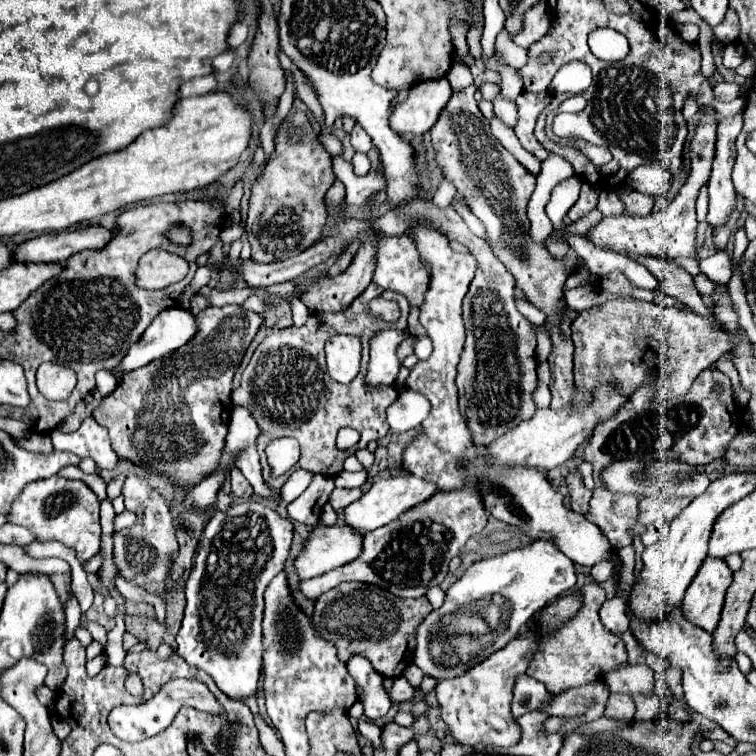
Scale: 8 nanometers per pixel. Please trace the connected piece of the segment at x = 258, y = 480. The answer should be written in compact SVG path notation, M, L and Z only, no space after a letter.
M256 448L244 450L244 452L236 458L234 464L236 464L236 468L242 470L242 474L246 476L246 480L252 484L256 496L260 496L260 498L270 498L270 500L280 496L280 492L274 490L272 486L268 486L268 482L264 480L264 476L262 476L262 466L260 466Z

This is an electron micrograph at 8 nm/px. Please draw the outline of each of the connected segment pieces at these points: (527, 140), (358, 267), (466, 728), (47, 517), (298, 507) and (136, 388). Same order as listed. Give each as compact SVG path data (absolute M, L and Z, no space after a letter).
M521 92L515 102L518 104L518 126L514 128L520 144L534 154L540 162L548 158L548 152L538 144L534 138L534 124L536 124L538 114L544 110L551 102L548 92L531 93Z
M372 234L372 236L368 238L368 242L362 244L362 248L358 250L358 254L354 256L352 264L348 266L348 270L346 270L344 274L340 274L340 276L336 276L336 278L330 278L330 276L320 278L320 280L316 280L306 292L300 294L300 300L308 306L310 312L332 312L332 314L344 312L344 310L366 290L366 286L370 284L372 274L374 274L374 264L376 264L376 260L374 260L374 250L376 250L376 240L378 240L378 238L380 238L380 234Z
M526 634L512 640L500 652L488 656L488 660L476 664L476 668L464 672L464 676L452 680L438 680L436 698L442 708L442 720L448 724L448 732L454 742L464 746L492 744L492 746L512 746L520 740L520 726L512 716L512 686L518 674L524 674L530 656L536 652L538 636Z
M50 476L46 480L36 480L32 484L26 484L20 496L14 500L10 514L6 518L10 524L28 528L36 536L36 542L58 540L62 544L68 544L68 548L76 550L76 558L80 560L80 564L84 564L90 558L94 558L100 548L98 512L100 504L96 500L96 494L90 490L86 482Z
M314 476L310 486L287 506L290 520L295 523L316 526L324 504L328 502L334 490L334 480L330 476Z
M234 304L222 308L208 306L194 318L200 328L194 340L190 340L184 348L164 356L162 360L154 360L148 366L130 372L128 376L122 376L112 396L106 396L94 412L94 420L110 432L112 450L122 460L138 464L146 470L152 468L178 490L192 488L218 466L232 410L232 378L244 358L246 348L262 324L260 314L246 312Z

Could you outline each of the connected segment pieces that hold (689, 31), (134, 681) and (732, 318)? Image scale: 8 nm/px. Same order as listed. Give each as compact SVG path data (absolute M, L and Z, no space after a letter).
M692 22L680 24L680 36L682 36L686 42L696 42L698 32L700 32L700 28L698 28L696 24L692 24Z
M130 674L130 676L126 680L126 689L130 694L136 696L138 698L143 695L143 684L140 677L137 674Z
M722 286L716 294L712 294L712 298L718 304L718 308L716 308L716 320L720 320L730 332L740 332L738 316L734 314L734 310L730 306L730 298L726 294L726 286Z

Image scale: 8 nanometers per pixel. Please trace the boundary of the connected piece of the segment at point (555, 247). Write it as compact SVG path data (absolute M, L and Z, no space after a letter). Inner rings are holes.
M551 236L546 238L546 240L544 240L543 243L546 245L549 253L557 259L563 258L563 256L569 250L568 244L559 242L559 241L555 240L554 238L552 238Z

